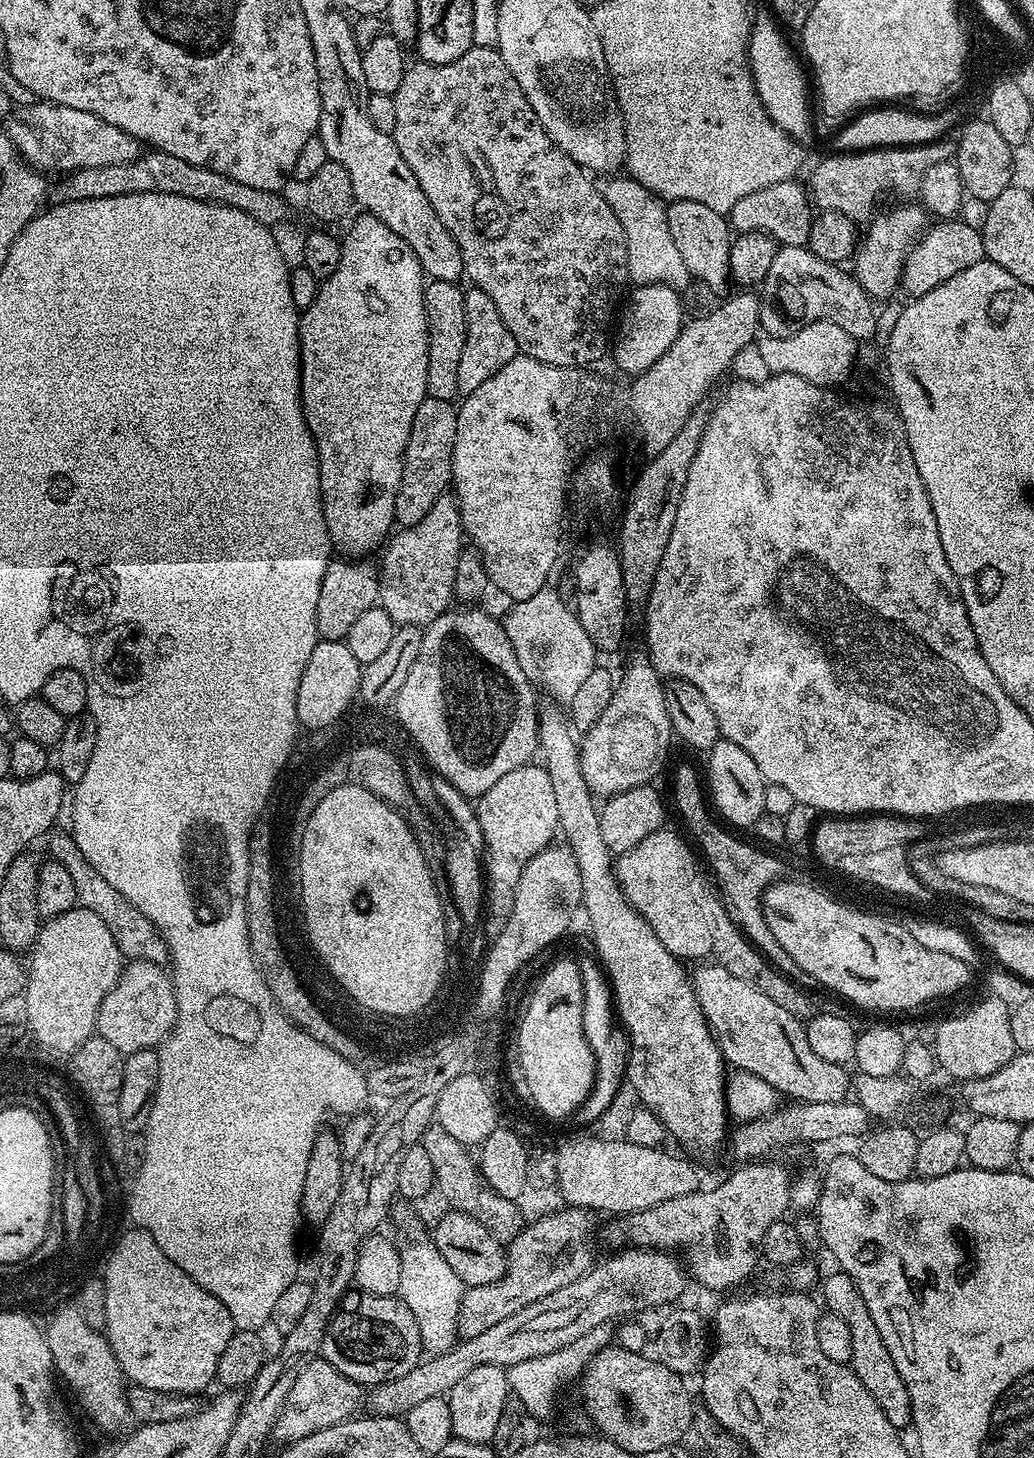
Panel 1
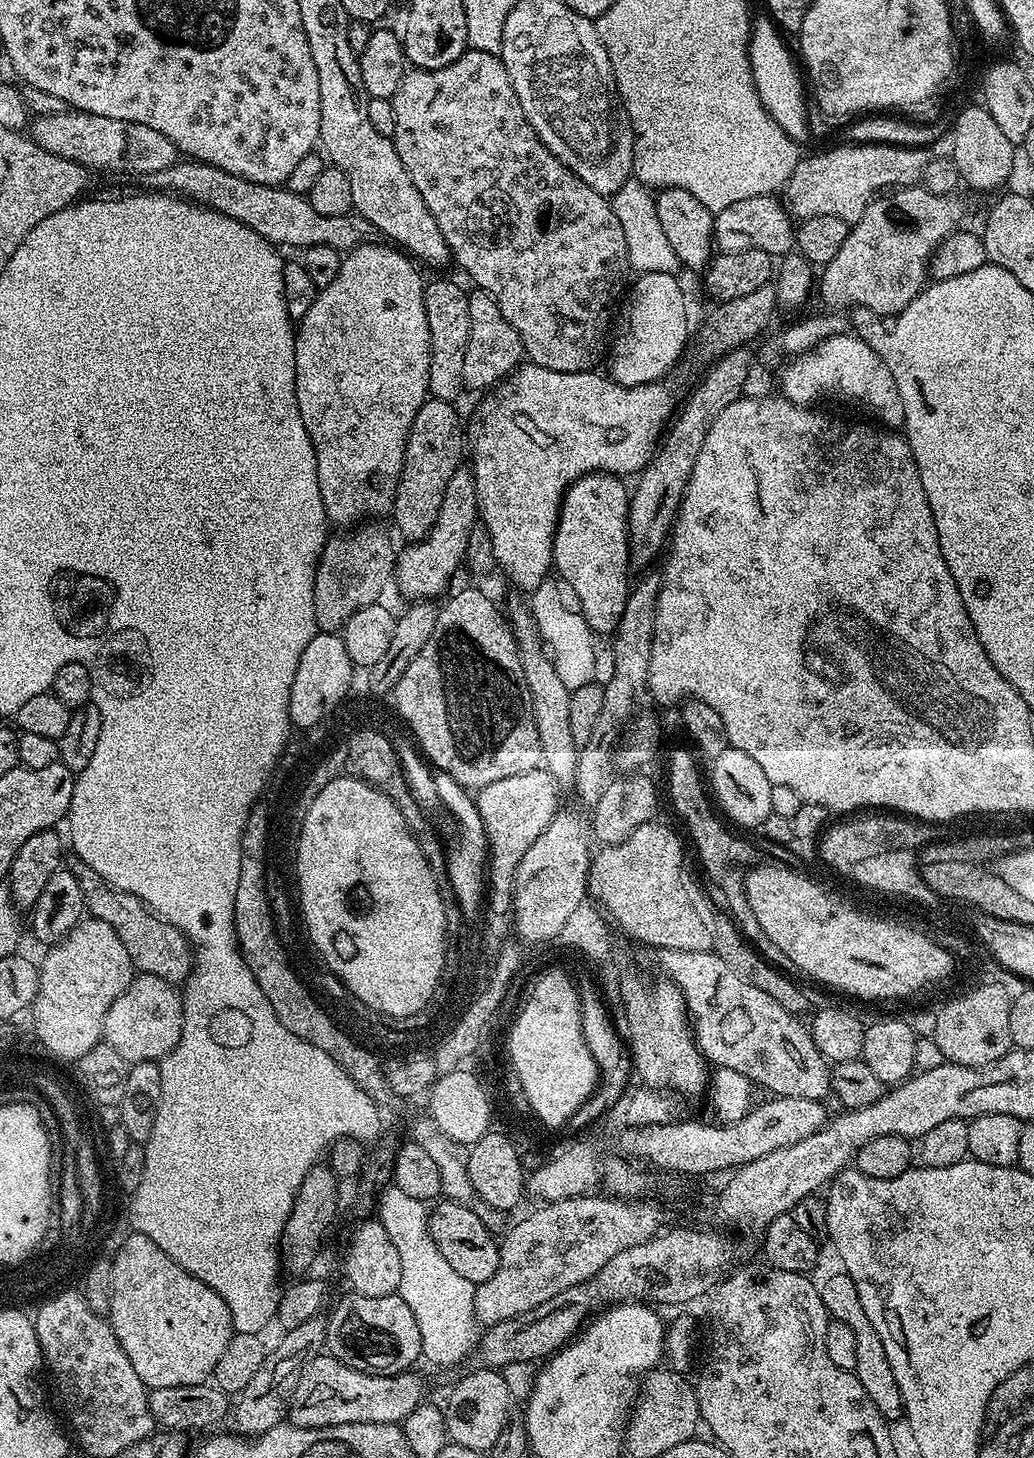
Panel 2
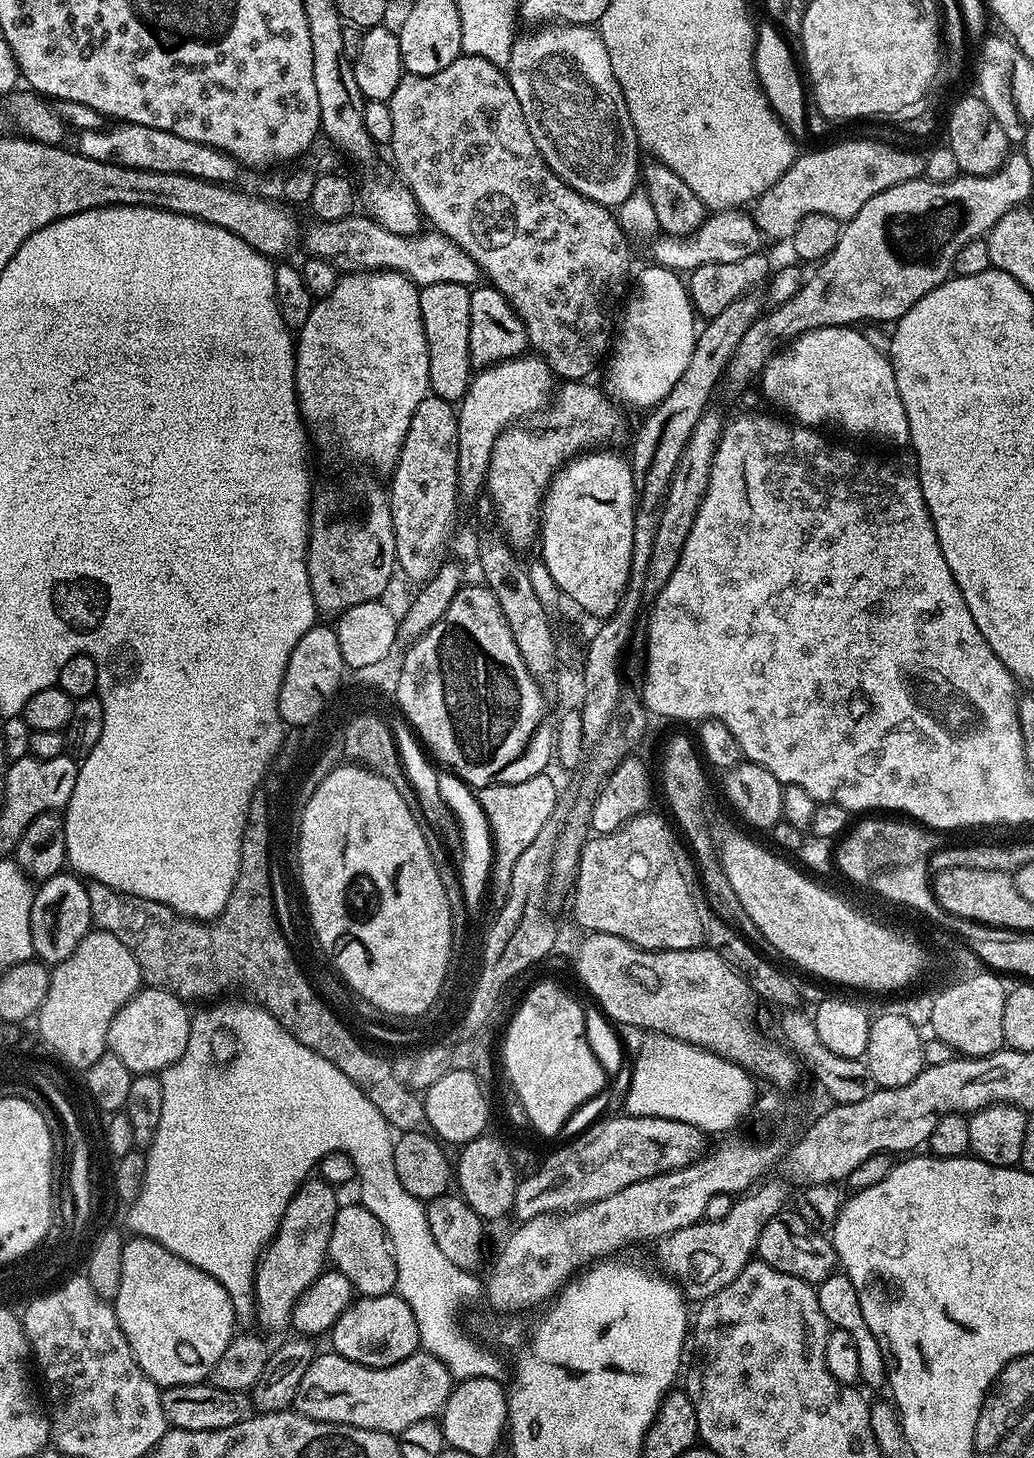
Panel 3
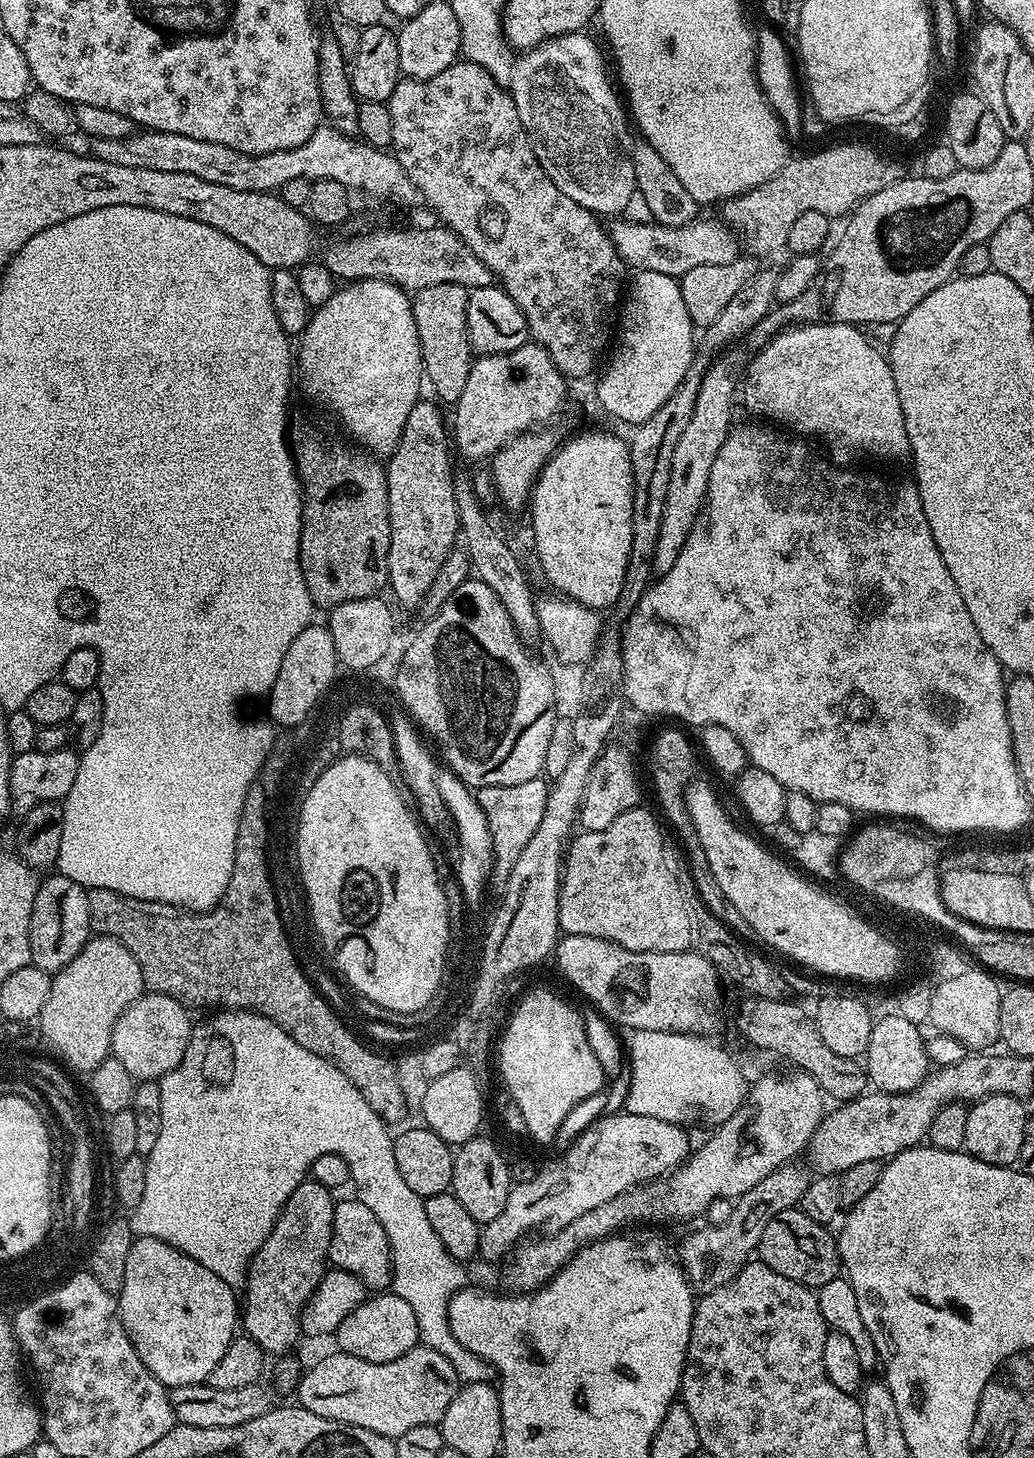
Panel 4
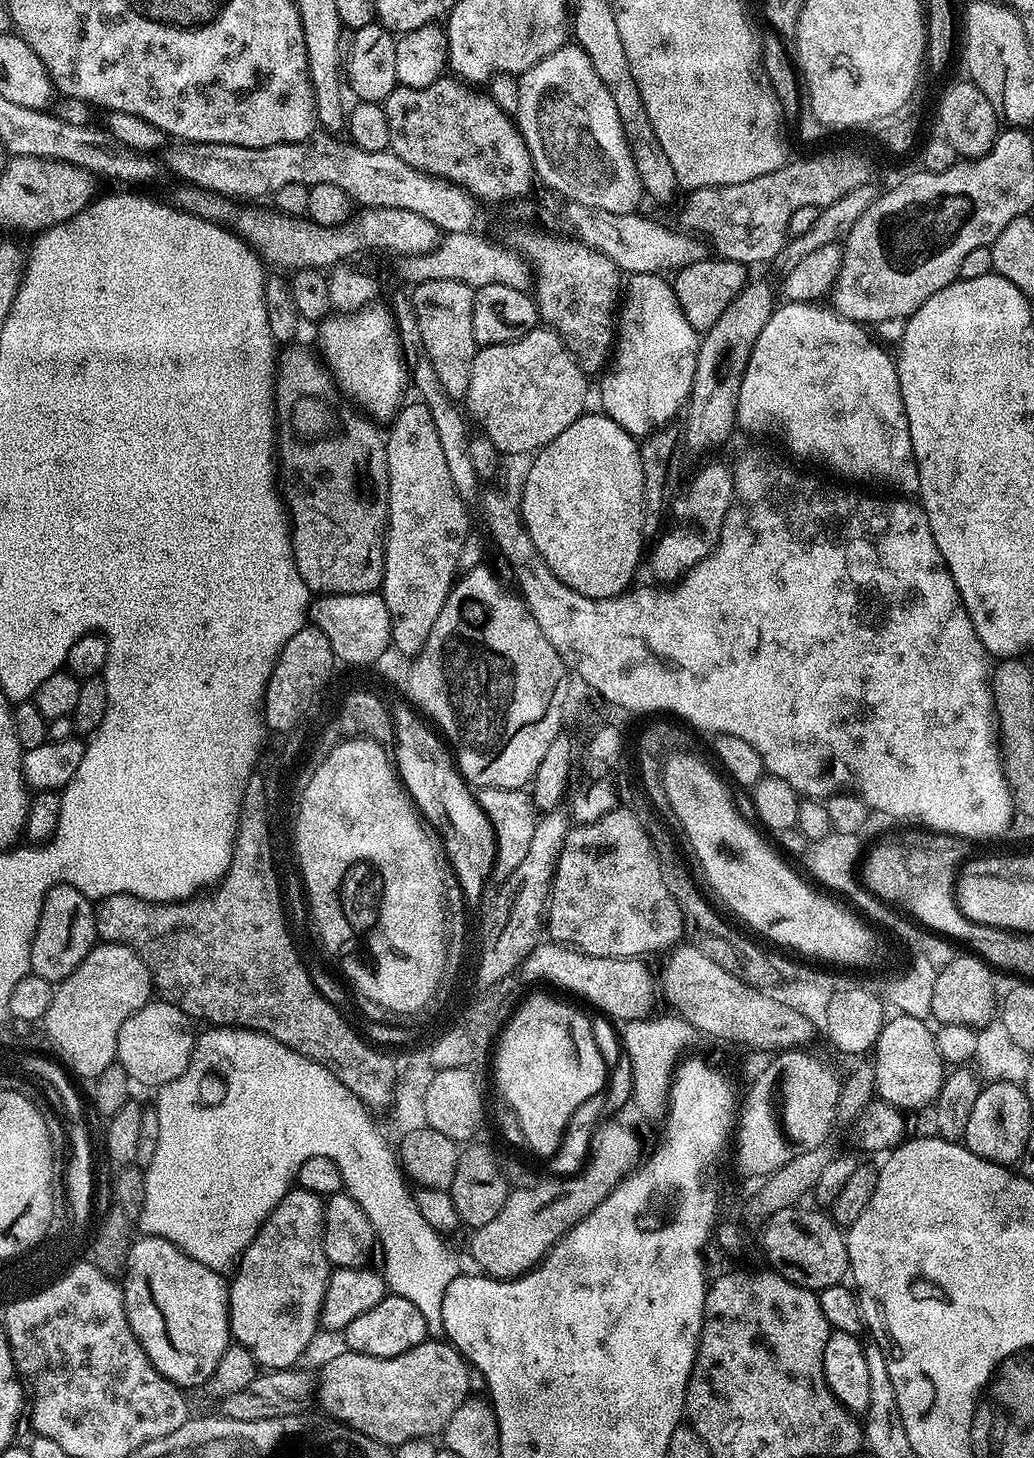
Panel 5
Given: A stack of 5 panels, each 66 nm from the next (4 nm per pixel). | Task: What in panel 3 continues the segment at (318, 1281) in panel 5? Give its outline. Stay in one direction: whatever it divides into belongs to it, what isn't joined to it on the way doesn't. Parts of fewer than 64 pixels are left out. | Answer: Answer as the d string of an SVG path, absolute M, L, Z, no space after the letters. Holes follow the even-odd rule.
M309 1178L286 1206L286 1214L282 1214L276 1236L265 1248L256 1268L256 1316L266 1327L287 1329L294 1302L325 1271L330 1230L334 1230L338 1207L336 1192L337 1189L325 1180Z

